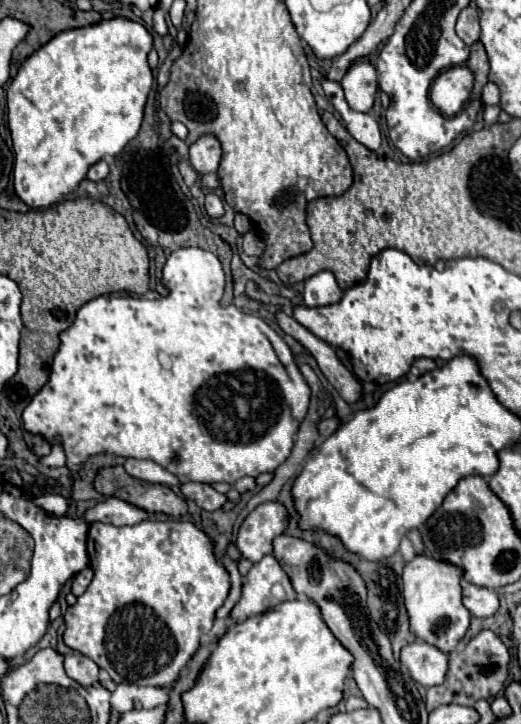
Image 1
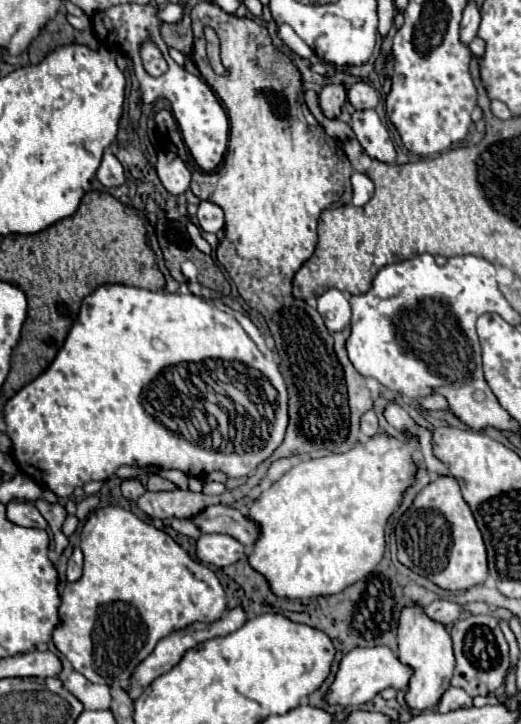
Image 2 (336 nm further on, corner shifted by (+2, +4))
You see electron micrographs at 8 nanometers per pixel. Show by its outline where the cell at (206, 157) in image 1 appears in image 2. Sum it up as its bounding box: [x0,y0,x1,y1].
[157,152,191,194]

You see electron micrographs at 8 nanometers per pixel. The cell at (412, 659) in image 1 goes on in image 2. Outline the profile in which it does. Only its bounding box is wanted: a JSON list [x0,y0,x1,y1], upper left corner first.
[327,648,413,706]

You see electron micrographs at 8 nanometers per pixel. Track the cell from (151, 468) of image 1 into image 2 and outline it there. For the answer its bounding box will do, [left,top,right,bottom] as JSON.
[121,478,143,500]

